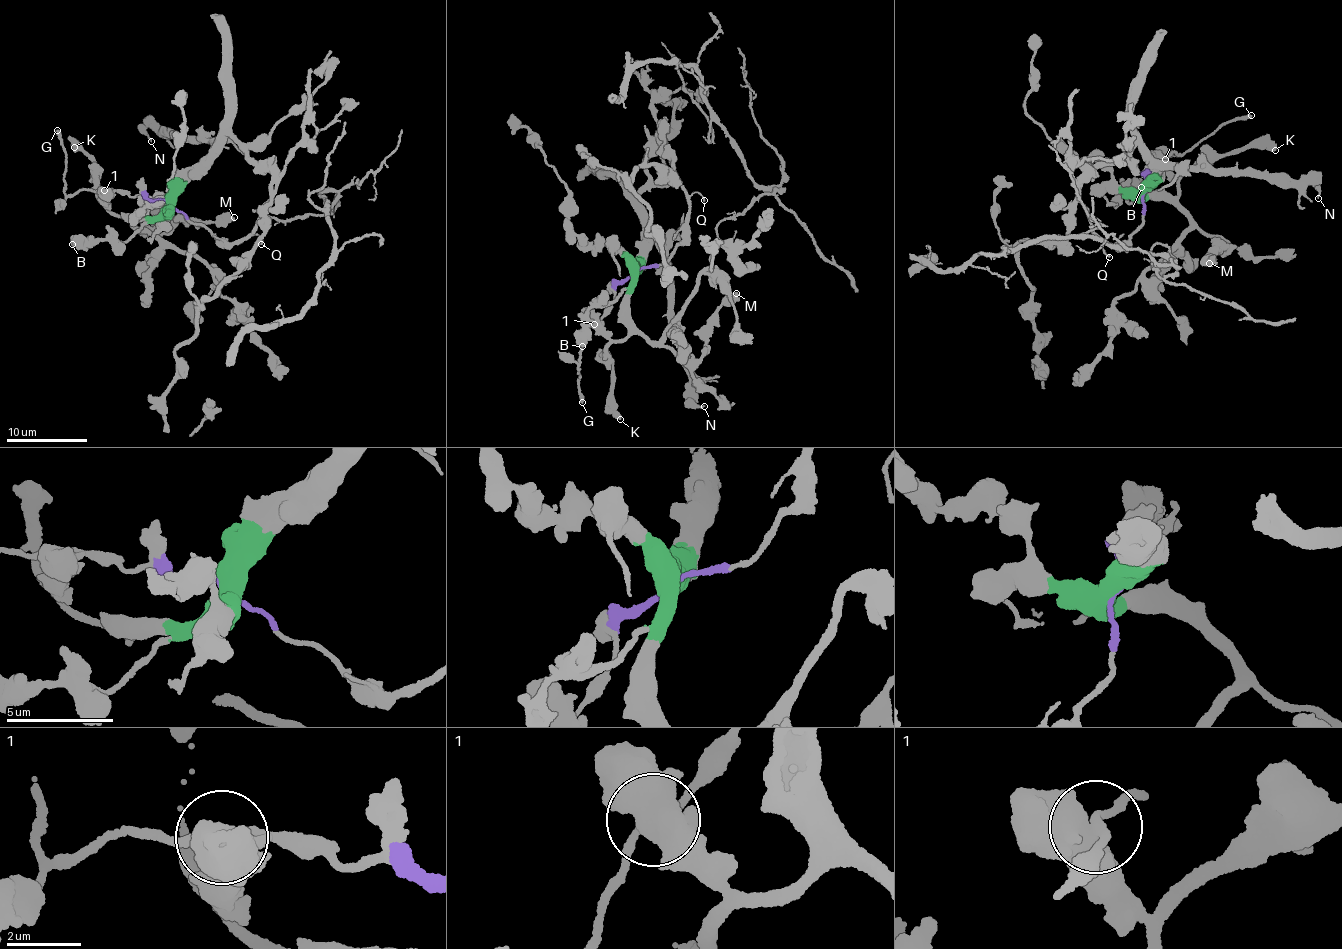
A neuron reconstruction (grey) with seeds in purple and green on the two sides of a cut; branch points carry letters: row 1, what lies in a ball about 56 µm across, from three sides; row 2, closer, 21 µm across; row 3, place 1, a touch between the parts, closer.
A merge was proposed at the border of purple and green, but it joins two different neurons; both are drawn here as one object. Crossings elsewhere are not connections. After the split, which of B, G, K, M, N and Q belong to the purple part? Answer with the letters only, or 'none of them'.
G, Q

